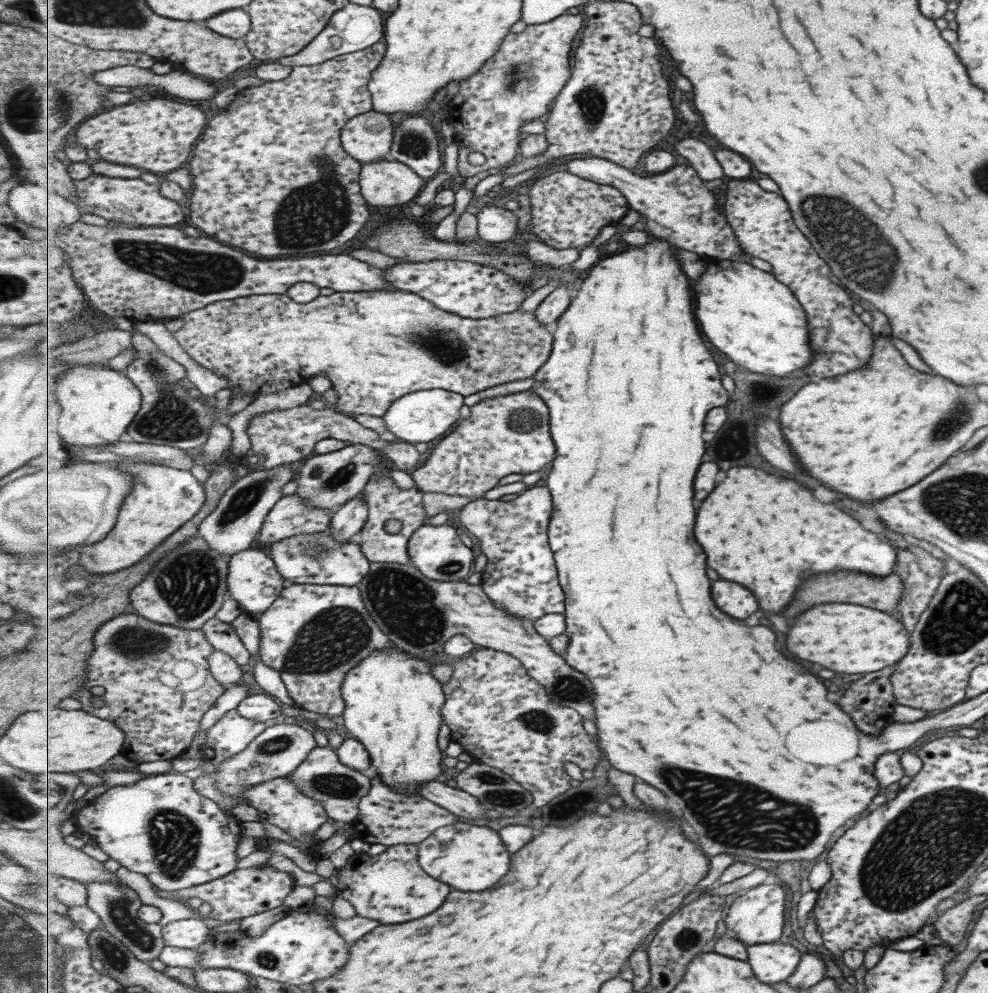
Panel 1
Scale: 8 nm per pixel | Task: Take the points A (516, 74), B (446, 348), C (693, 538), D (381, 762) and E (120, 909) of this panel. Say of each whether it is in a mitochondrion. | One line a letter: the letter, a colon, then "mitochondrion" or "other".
A: mitochondrion
B: mitochondrion
C: other
D: other
E: mitochondrion

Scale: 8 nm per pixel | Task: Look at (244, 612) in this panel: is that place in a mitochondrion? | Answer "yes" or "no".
no

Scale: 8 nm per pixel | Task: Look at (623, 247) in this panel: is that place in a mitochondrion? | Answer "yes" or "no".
no

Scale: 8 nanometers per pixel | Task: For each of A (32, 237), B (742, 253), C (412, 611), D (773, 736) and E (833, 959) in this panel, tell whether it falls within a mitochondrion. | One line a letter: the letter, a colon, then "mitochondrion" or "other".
A: other
B: other
C: mitochondrion
D: other
E: other

